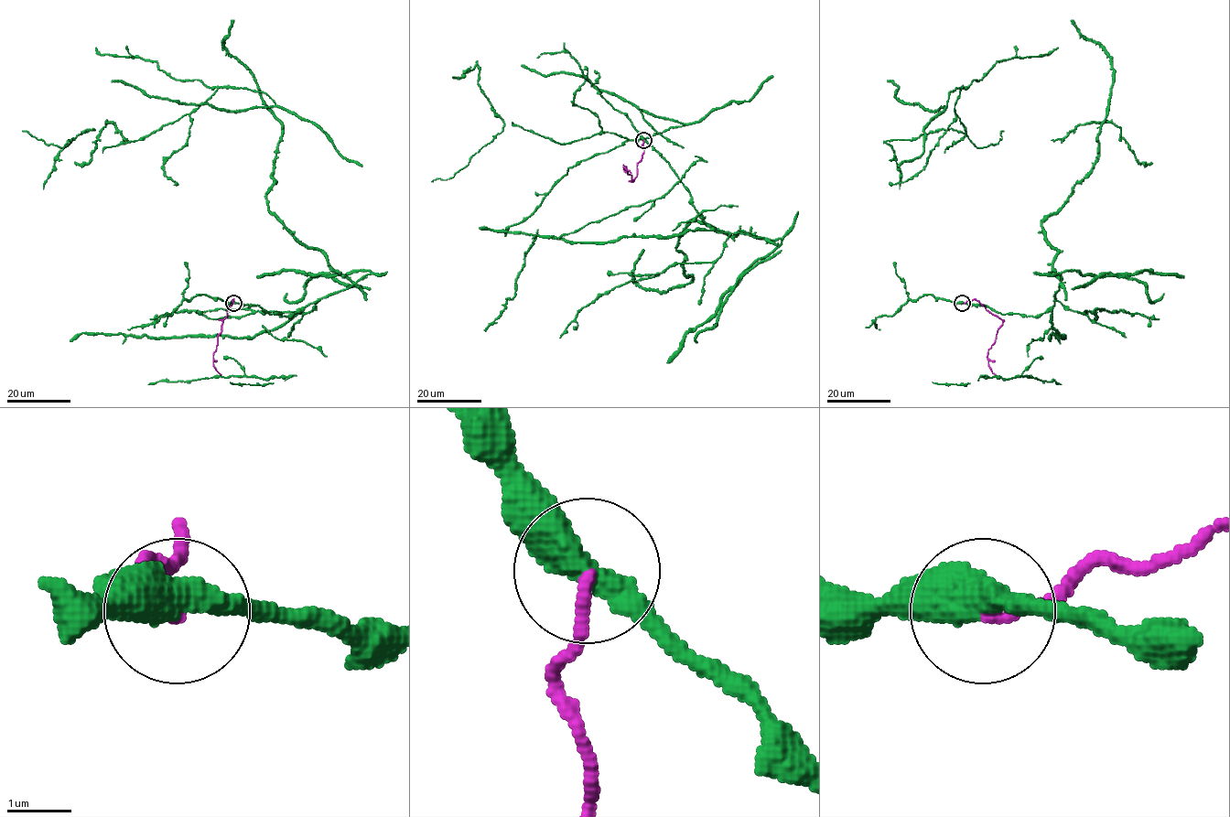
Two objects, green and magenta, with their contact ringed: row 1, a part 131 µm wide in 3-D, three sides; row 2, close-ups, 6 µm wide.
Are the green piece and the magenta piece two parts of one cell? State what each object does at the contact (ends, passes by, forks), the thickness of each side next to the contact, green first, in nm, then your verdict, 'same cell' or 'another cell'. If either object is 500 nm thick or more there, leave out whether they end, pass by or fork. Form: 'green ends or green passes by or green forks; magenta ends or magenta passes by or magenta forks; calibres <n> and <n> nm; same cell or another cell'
green passes by; magenta ends; calibres 480 and 160 nm; another cell

